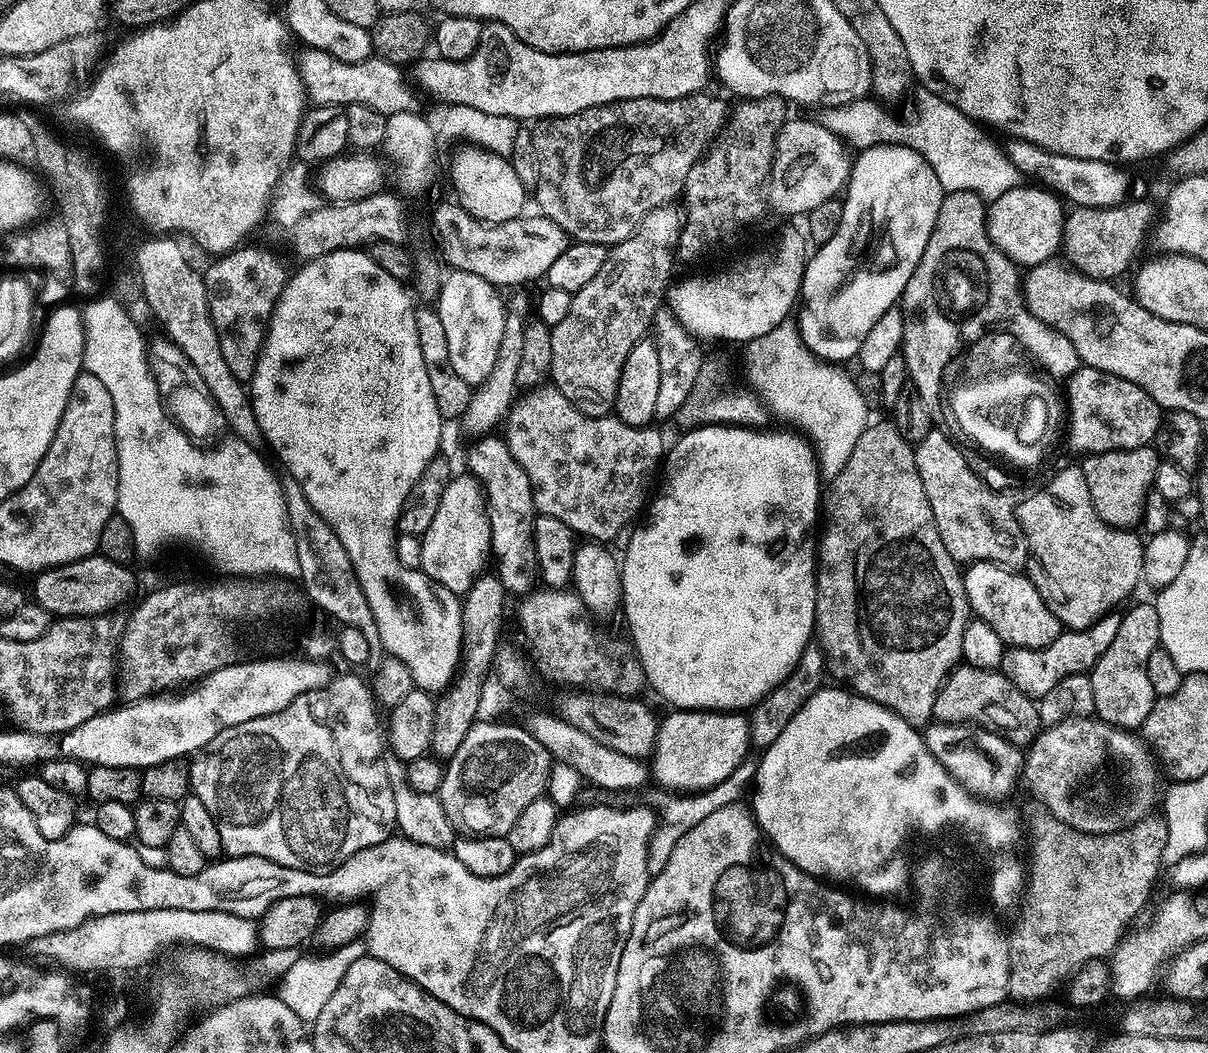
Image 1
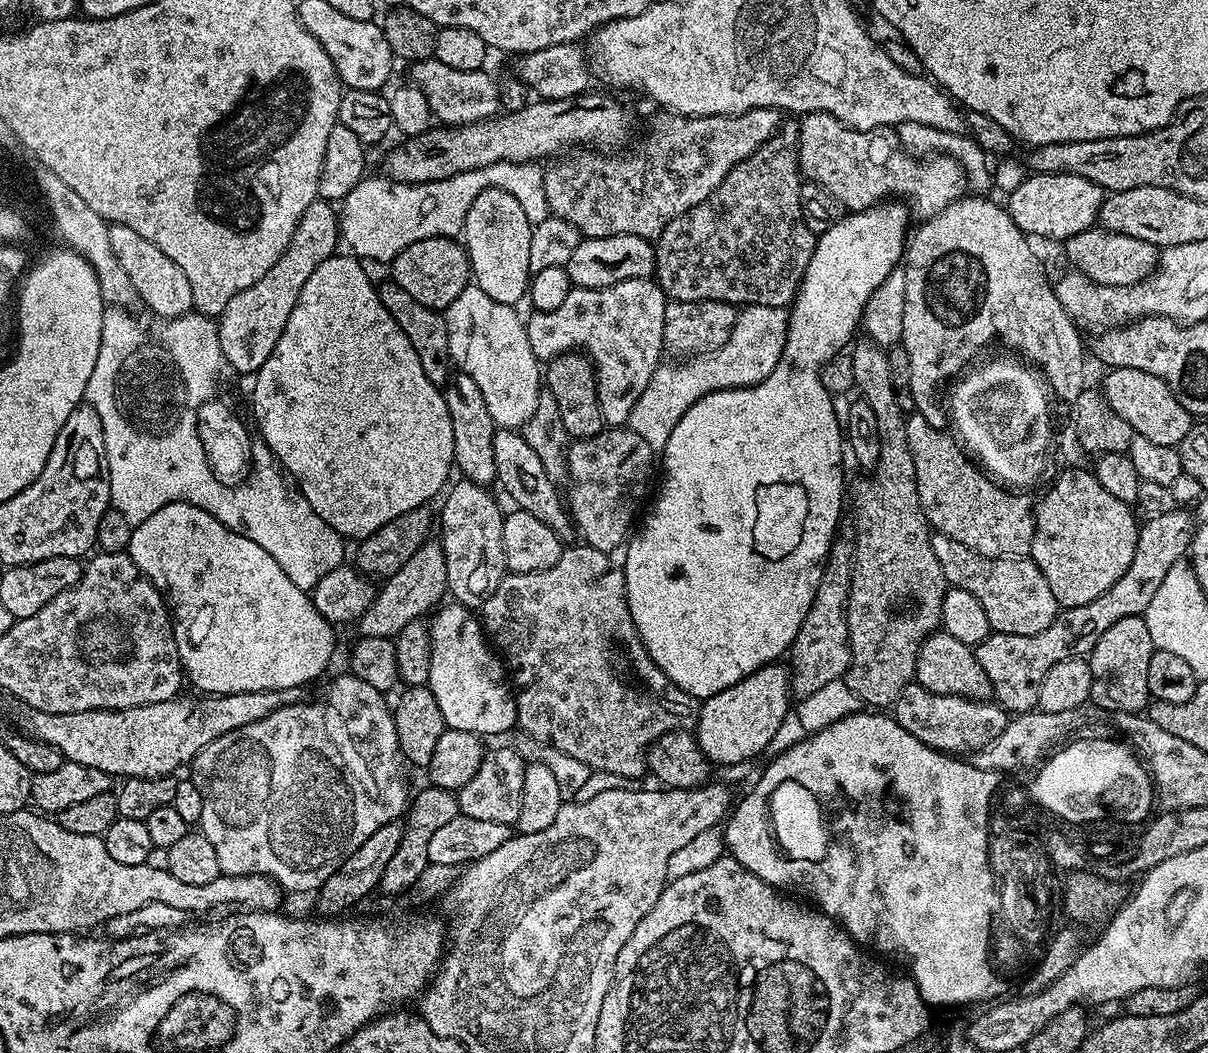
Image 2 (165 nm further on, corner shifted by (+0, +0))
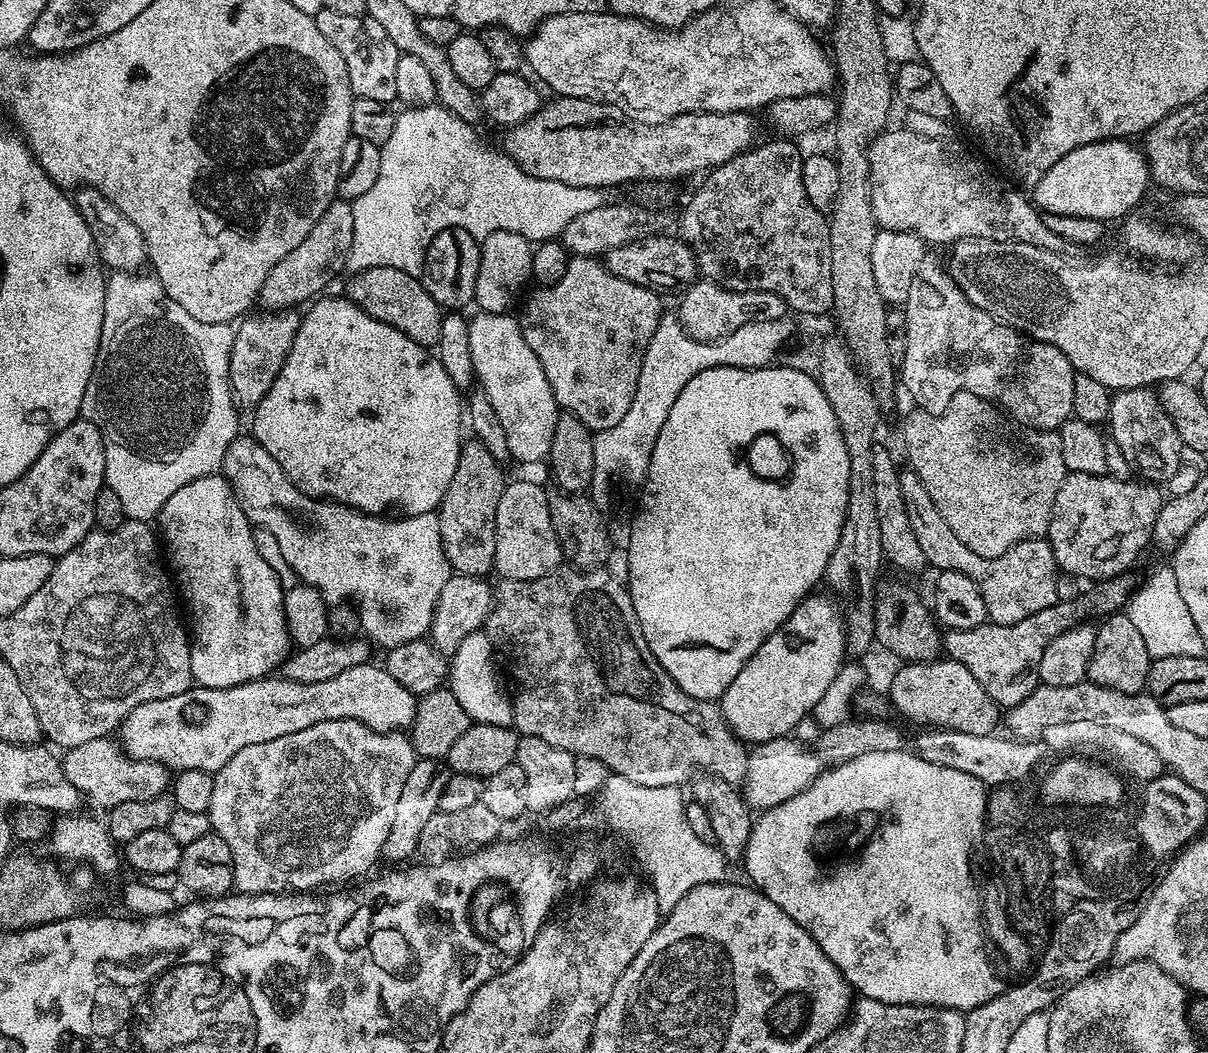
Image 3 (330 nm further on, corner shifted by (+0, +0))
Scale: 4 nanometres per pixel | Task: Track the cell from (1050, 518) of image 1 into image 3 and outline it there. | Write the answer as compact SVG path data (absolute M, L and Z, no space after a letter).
M1068 472L1062 486L1058 486L1046 539L1054 550L1056 567L1061 573L1069 572L1072 576L1081 576L1084 580L1092 580L1091 582L1111 580L1113 576L1125 575L1129 571L1127 568L1139 558L1140 548L1152 544L1154 522L1162 503L1162 495L1156 489L1159 487L1155 483L1141 482L1139 479L1119 480L1112 475Z

